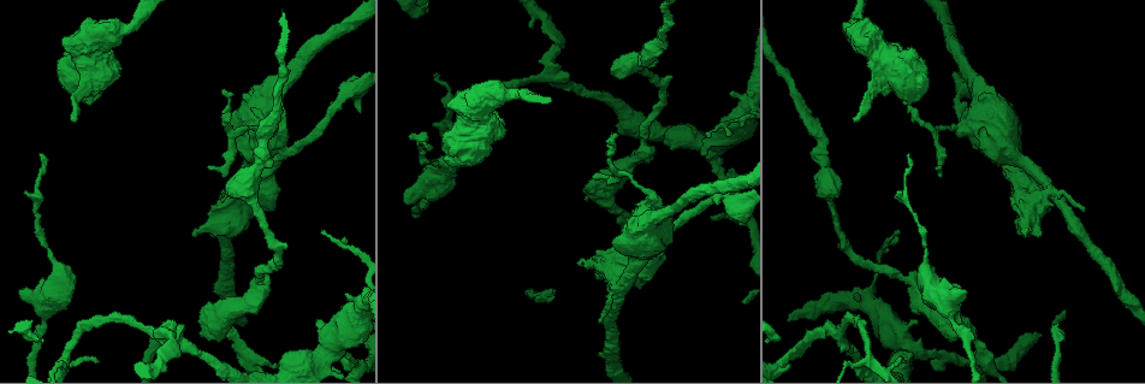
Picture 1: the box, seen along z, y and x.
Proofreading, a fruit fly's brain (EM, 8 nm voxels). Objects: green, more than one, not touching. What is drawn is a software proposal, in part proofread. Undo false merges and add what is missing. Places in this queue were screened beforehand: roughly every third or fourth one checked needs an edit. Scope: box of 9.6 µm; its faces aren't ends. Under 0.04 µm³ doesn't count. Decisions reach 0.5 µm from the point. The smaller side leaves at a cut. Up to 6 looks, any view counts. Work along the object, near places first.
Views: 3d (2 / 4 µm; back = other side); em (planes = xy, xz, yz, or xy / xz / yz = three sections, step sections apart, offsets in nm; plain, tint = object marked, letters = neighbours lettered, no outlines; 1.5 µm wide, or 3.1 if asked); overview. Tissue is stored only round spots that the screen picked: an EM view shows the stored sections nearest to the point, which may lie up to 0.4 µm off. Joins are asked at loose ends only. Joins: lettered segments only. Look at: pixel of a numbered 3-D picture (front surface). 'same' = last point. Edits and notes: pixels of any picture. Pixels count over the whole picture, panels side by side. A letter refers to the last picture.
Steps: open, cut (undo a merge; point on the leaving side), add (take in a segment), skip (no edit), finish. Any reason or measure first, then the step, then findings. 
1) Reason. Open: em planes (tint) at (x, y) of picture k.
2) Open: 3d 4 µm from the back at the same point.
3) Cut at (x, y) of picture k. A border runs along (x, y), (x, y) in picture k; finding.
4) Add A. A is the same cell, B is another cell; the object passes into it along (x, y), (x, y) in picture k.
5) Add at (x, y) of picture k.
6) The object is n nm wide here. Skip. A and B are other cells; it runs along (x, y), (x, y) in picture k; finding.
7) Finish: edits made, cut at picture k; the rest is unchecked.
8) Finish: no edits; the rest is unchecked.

Open: 3d 2 µm at (900, 231) of picture 1.

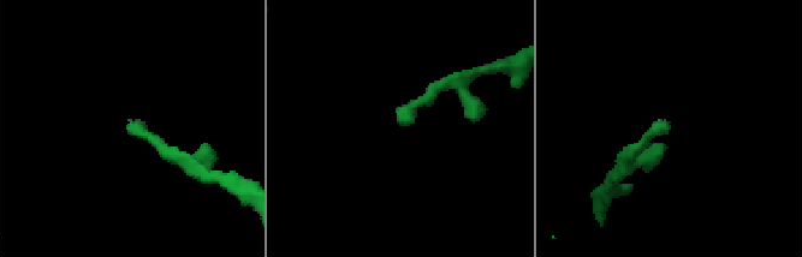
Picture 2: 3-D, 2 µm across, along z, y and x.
Open: em planes (letters) at (667, 130) of picture 2.

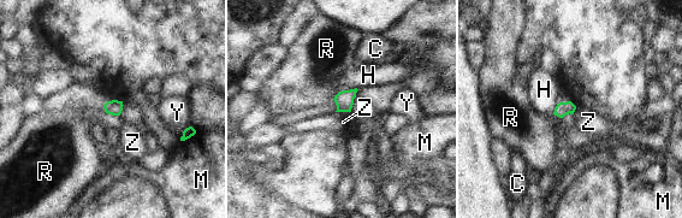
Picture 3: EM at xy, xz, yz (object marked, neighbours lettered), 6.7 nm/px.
Skip. C, H, M, R, Y and Z are other cells; a border runs along (336, 111), (350, 112) in picture 3; no lettered segment goes on from it.

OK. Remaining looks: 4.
An open end. Open: em planes (letters) at (854, 122) of picture 1.

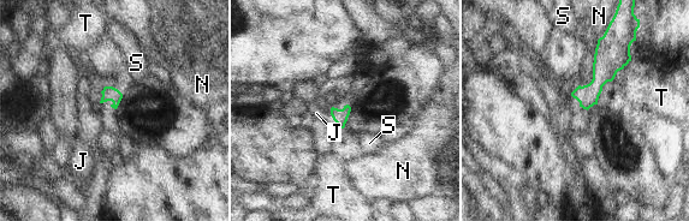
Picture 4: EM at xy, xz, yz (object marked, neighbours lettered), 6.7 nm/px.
Add J. J is the same cell, N, S and T are other cells; the object passes into it along (340, 117), (334, 120), (316, 113) in picture 4; it goes on there.

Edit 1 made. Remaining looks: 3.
Redraw. Open: overview.

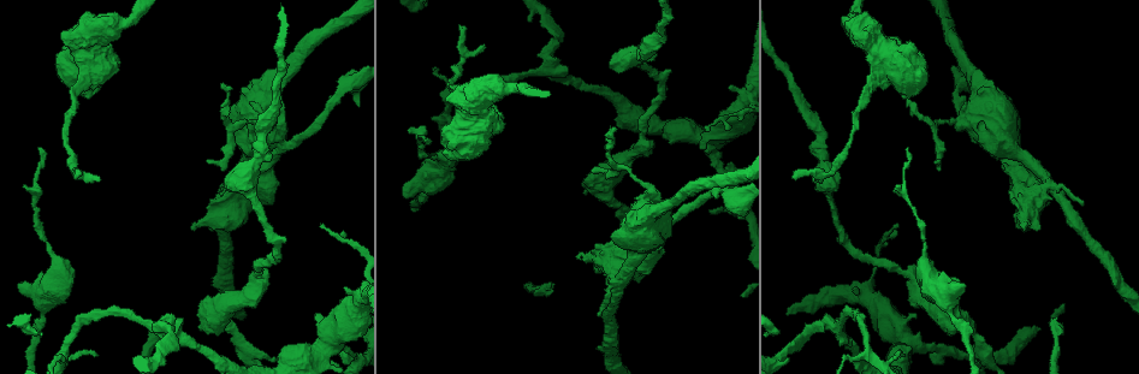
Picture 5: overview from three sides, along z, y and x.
Open: em planes (letters) at (906, 148) of picture 5.

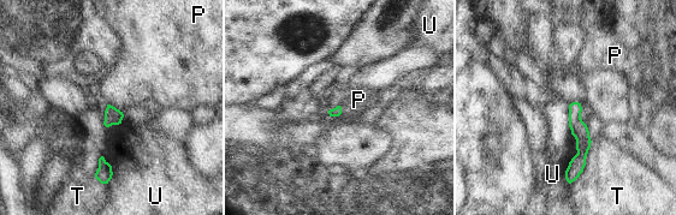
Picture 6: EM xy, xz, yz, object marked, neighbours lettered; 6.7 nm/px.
The longest contact is with T, 320 nm. Skip. P, T and U are other cells; a border runs along (107, 103), (123, 112) in picture 6; no lettered segment goes on from it.

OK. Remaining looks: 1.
Finish: edits made, add at picture 4; the rest is unchecked.

